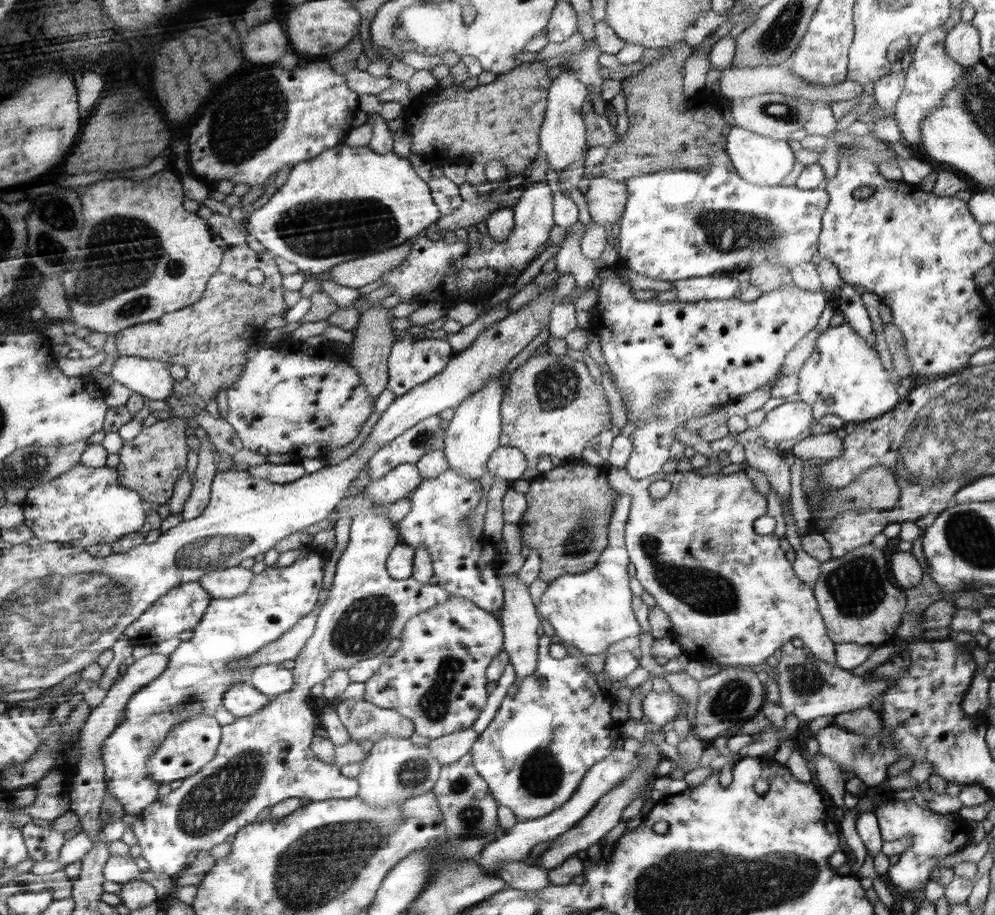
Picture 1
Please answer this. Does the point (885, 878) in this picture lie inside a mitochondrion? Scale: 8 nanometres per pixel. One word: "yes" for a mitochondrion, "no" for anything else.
no

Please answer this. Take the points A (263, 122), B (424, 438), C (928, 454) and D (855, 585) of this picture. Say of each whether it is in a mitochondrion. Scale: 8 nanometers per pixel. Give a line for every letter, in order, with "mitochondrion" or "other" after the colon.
A: mitochondrion
B: mitochondrion
C: mitochondrion
D: mitochondrion

